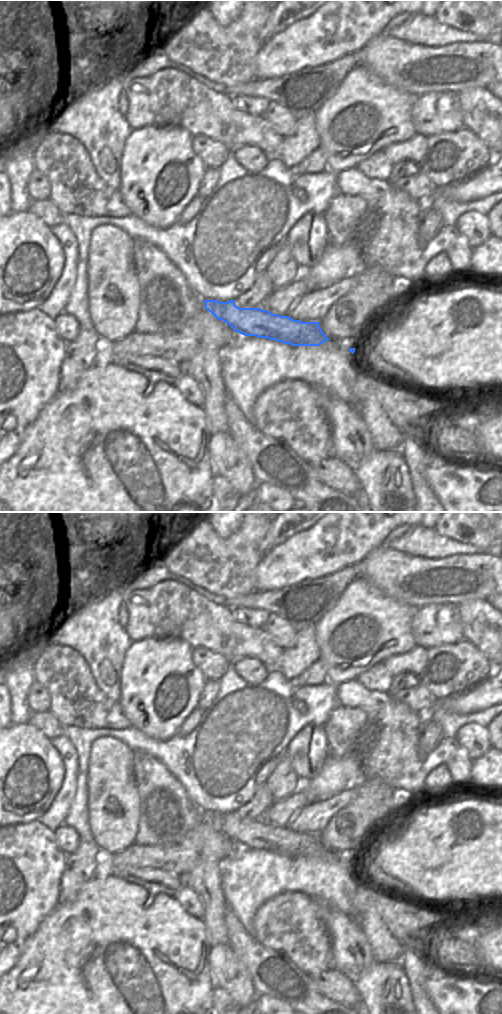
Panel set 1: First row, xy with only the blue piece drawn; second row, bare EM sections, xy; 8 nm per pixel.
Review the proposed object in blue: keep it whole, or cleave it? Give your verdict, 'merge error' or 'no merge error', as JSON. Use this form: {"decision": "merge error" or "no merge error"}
{"decision": "no merge error"}

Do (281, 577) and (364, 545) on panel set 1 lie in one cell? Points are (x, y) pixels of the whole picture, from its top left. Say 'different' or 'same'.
same

